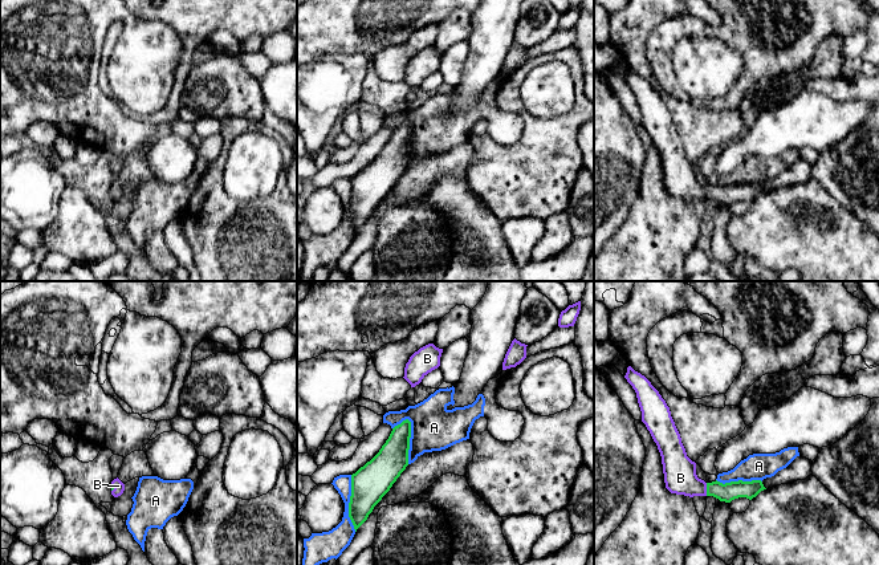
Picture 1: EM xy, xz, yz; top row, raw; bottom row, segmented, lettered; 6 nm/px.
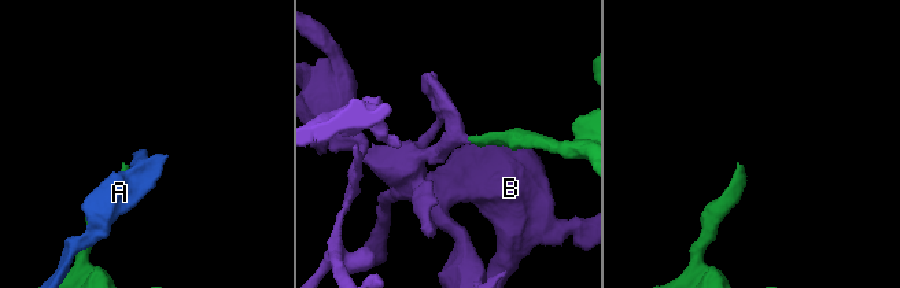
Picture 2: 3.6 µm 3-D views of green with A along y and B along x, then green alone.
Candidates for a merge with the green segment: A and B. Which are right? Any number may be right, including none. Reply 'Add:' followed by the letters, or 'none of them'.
Add: B

